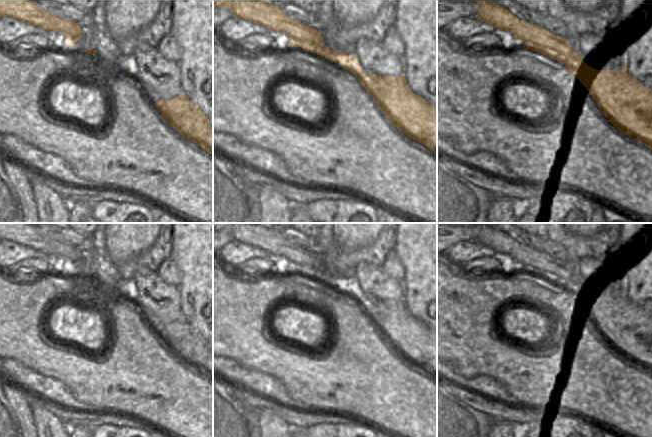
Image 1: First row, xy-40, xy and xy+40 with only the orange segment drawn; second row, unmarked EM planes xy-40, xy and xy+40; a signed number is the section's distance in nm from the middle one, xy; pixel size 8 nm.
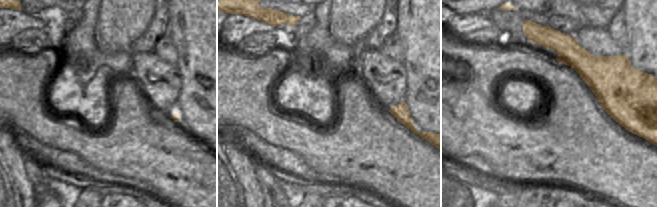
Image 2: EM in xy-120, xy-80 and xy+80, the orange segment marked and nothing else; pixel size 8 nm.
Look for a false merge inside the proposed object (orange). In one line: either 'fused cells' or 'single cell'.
single cell

